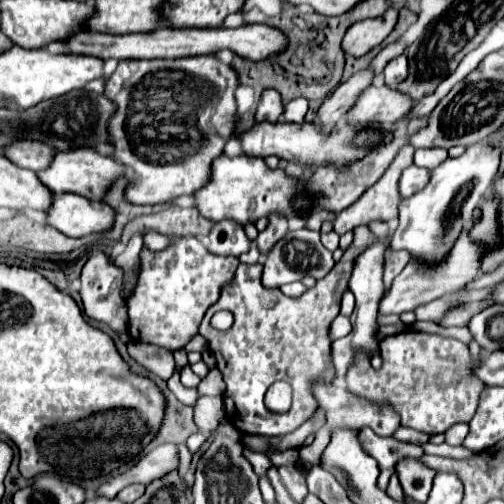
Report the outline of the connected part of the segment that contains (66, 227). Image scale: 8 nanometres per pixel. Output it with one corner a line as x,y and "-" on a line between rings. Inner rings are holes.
58,194
52,196
46,222
66,236
80,238
110,228
114,210
100,200
88,200
78,194

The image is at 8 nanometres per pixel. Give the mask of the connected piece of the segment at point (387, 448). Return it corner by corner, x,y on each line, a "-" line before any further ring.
362,428
360,430
360,440
364,444
364,450
378,460
378,466
380,466
380,478
378,478
378,484
382,490
386,490
388,486
388,480
390,476
394,474
394,466
398,460
402,458
408,458
408,456
414,456
414,458
420,458
424,452
420,446
416,444
406,444
406,442
400,442
396,438
382,438
382,436
376,436
372,432
372,428

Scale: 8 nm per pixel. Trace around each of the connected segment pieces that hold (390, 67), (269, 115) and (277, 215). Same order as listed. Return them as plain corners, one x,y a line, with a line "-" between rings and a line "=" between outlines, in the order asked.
400,54
386,64
384,82
386,82
386,86
392,88
392,86
400,84
400,80
404,80
406,74
408,74
408,60
406,60
406,54
=
268,88
260,96
260,102
258,102
254,118
256,118
256,122
264,122
264,120
276,122
276,120
280,120
282,112
284,112
284,104
280,100
280,94
276,90
=
272,212
272,214
268,216
268,226
266,226
266,230
260,232
258,238
256,238
262,256
266,256
268,248
272,248
272,244
276,244
276,240
280,240
286,230
288,230
286,216
284,216
282,212

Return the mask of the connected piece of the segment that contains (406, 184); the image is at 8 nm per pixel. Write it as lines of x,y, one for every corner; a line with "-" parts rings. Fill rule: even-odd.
408,166
402,172
400,178
400,196
408,198
414,192
418,192
420,188
424,188
424,184
428,182
428,170
426,168
418,168
418,166

